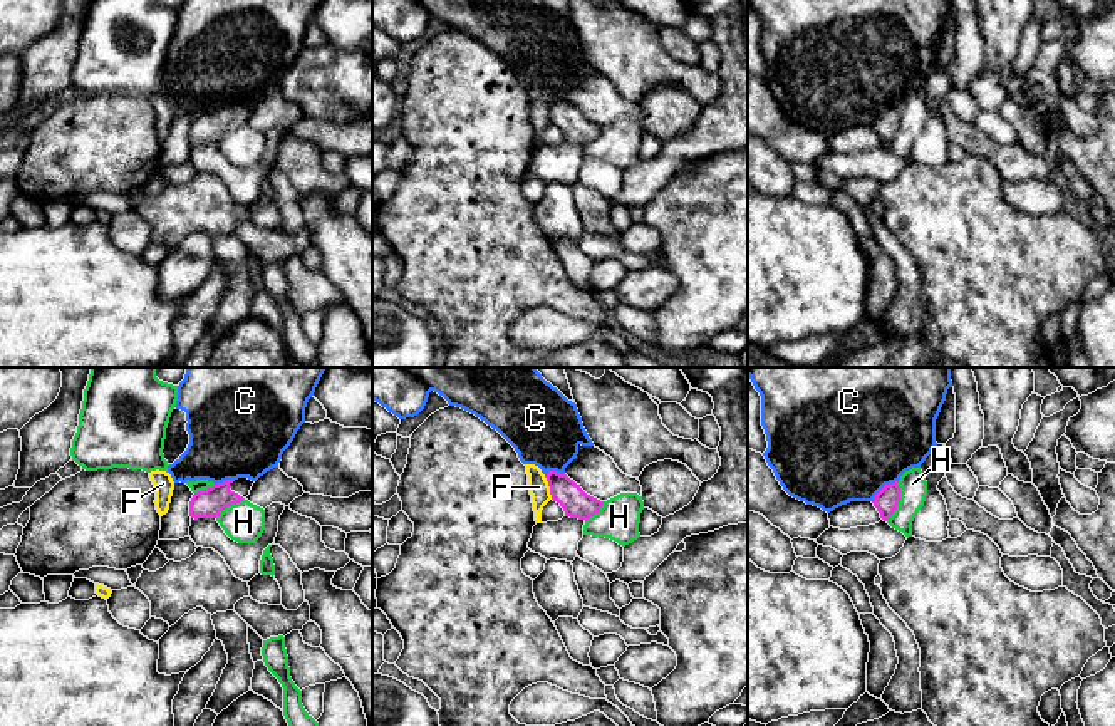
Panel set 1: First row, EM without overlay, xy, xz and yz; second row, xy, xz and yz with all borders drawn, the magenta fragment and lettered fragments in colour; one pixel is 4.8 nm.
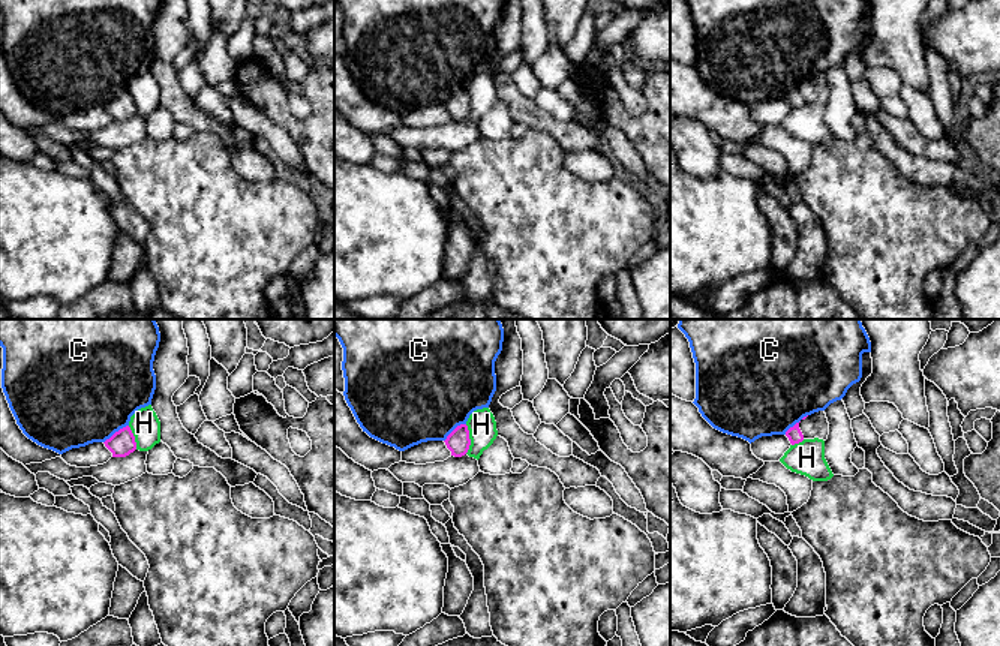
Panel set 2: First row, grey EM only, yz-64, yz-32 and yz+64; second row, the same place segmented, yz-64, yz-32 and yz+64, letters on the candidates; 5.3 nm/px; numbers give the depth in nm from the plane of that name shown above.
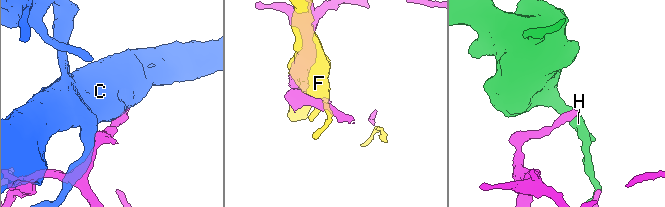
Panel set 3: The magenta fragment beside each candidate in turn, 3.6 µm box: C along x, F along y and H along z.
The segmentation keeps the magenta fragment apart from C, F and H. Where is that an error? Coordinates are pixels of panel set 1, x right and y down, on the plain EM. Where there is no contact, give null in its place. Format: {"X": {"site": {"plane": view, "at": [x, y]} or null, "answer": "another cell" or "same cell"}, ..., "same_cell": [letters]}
{"C": {"site": {"plane": "yz", "at": [882, 113]}, "answer": "another cell"}, "F": {"site": {"plane": "xz", "at": [550, 113]}, "answer": "another cell"}, "H": {"site": {"plane": "yz", "at": [899, 124]}, "answer": "another cell"}, "same_cell": []}

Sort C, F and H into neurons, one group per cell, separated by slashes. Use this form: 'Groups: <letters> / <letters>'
Groups: C / F / H

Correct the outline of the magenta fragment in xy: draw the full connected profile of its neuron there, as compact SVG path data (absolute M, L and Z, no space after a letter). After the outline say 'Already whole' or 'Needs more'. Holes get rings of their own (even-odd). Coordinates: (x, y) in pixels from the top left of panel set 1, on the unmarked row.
M248 102L226 104L194 117L189 126L189 141L194 144L220 141L225 132L246 124L253 107Z. Needs more

